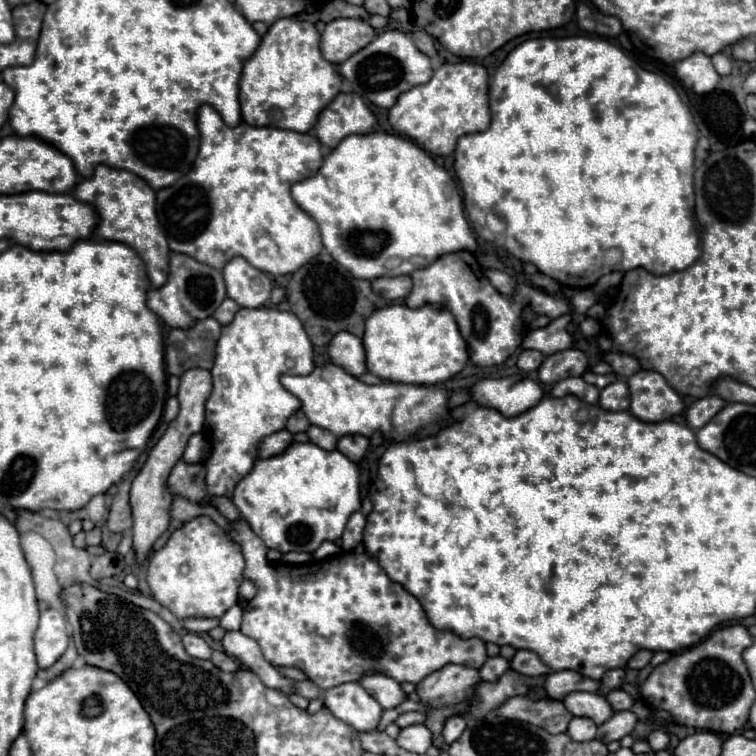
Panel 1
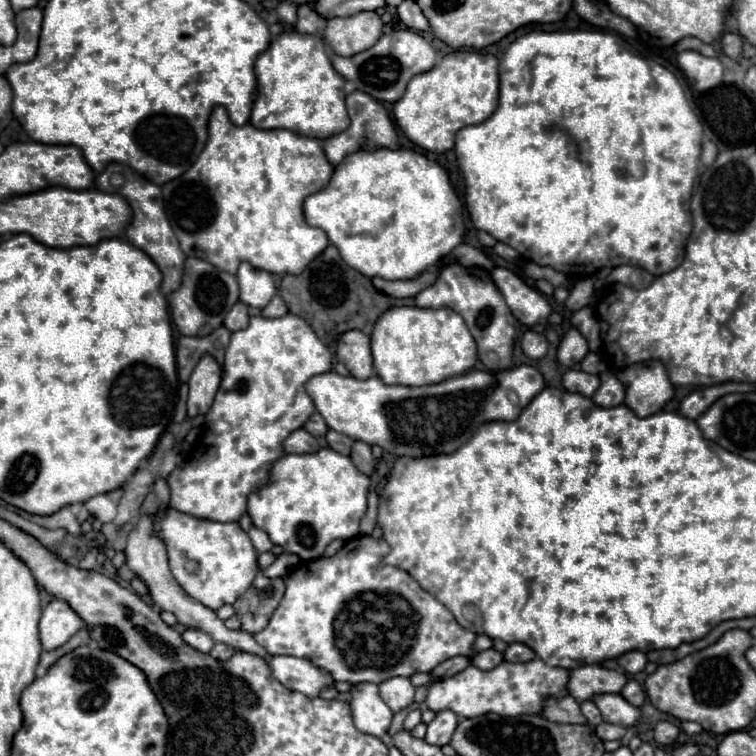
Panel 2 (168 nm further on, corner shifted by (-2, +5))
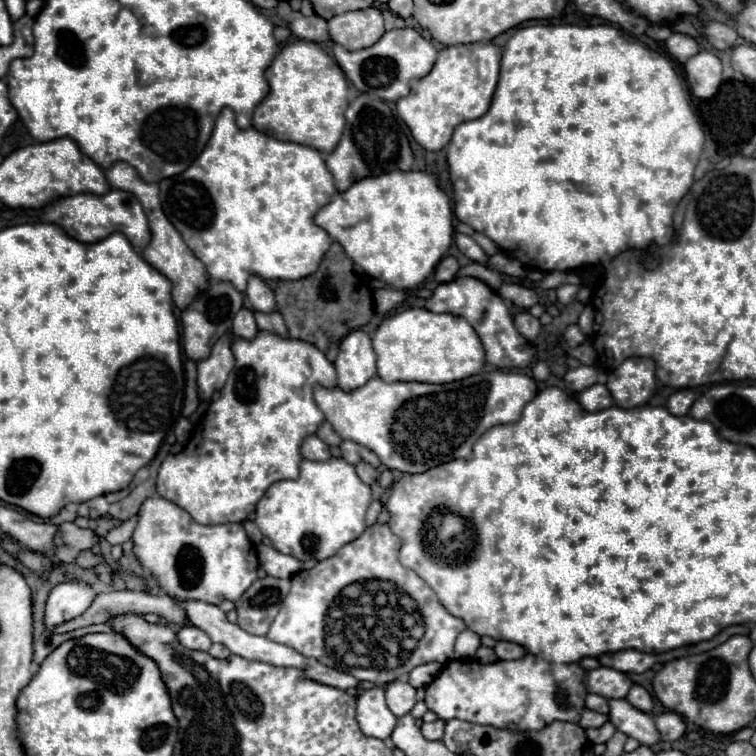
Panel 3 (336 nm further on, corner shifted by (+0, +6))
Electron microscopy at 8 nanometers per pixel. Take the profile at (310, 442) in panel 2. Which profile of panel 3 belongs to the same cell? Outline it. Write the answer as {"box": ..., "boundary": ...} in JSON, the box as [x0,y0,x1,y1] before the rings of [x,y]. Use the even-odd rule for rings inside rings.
{"box":[301,434,331,460],"boundary":[[[311,434],[301,444],[301,456],[307,460],[327,460],[327,458],[331,458],[331,452],[323,440],[319,440],[315,434]]]}

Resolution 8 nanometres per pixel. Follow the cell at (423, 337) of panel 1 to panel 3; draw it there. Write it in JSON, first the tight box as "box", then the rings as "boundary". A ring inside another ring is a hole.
{"box":[373,308,485,384],"boundary":[[[407,308],[383,318],[379,328],[373,334],[373,350],[377,354],[377,374],[385,382],[429,382],[429,384],[447,384],[451,380],[463,380],[463,376],[473,376],[485,364],[485,352],[479,336],[467,320],[453,314],[435,314],[425,308]]]}

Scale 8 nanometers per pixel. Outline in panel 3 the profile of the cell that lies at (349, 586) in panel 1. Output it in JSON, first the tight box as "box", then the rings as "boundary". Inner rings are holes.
{"box":[267,524,467,686],"boundary":[[[387,524],[369,526],[357,540],[345,544],[335,556],[321,560],[315,568],[303,570],[291,578],[291,590],[273,620],[267,638],[291,646],[305,658],[315,658],[357,680],[385,686],[391,680],[405,678],[415,666],[427,662],[447,664],[453,656],[455,638],[467,628],[463,620],[451,616],[435,592],[409,568],[397,560],[401,544]]]}

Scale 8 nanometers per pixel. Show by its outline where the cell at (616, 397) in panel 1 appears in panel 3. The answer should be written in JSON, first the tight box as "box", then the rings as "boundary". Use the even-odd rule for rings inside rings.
{"box":[577,384,613,412],"boundary":[[[595,384],[595,388],[587,388],[587,392],[581,392],[577,400],[589,412],[597,412],[599,408],[613,406],[613,398],[611,398],[607,386],[603,386],[603,384]]]}

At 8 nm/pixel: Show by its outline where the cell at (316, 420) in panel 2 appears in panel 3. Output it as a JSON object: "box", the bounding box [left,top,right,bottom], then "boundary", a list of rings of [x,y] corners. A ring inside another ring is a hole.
{"box":[317,420,341,446],"boundary":[[[325,420],[321,426],[319,426],[319,430],[317,430],[317,436],[325,442],[325,444],[329,444],[329,446],[339,446],[341,444],[341,438],[339,438],[339,434],[331,428],[331,424]]]}

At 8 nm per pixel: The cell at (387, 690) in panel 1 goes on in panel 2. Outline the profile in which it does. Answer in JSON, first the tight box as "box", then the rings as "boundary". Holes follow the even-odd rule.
{"box":[379,677,415,713],"boundary":[[[391,677],[379,685],[381,699],[389,705],[393,713],[409,707],[413,703],[415,687],[409,683],[407,677]]]}

